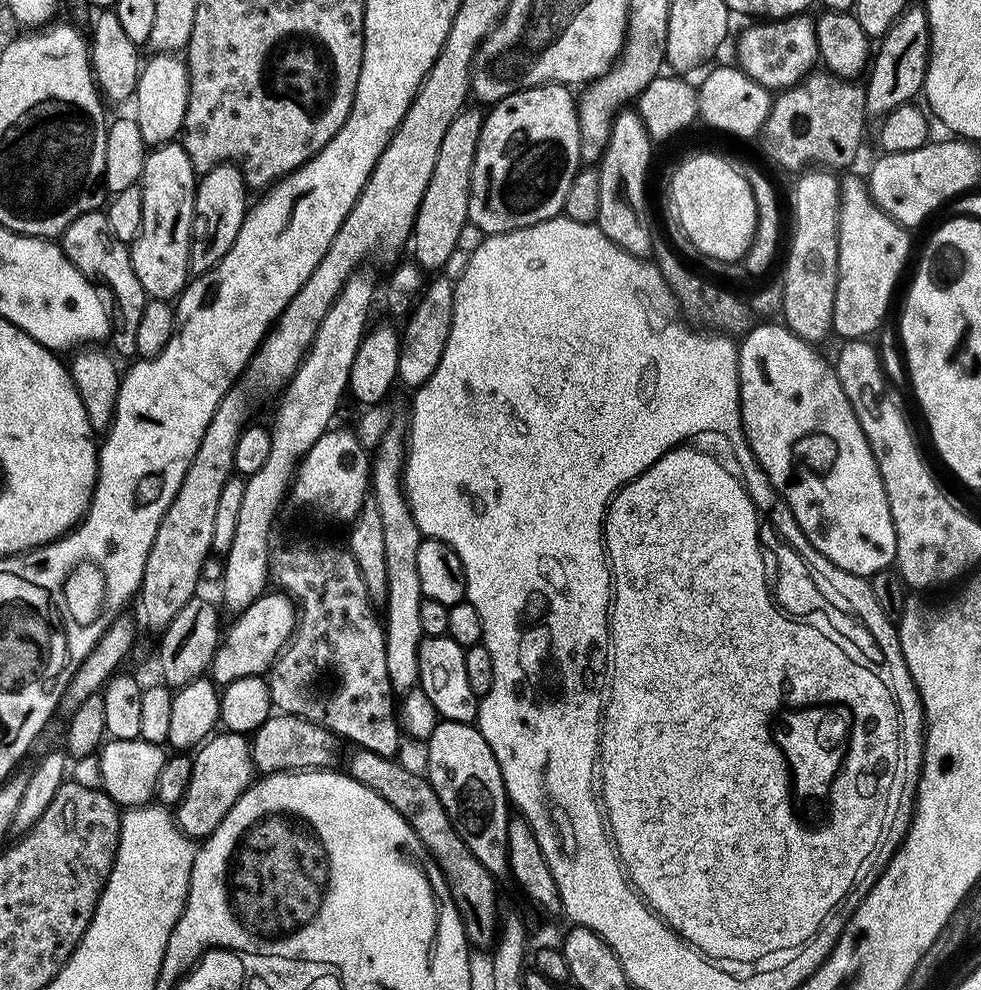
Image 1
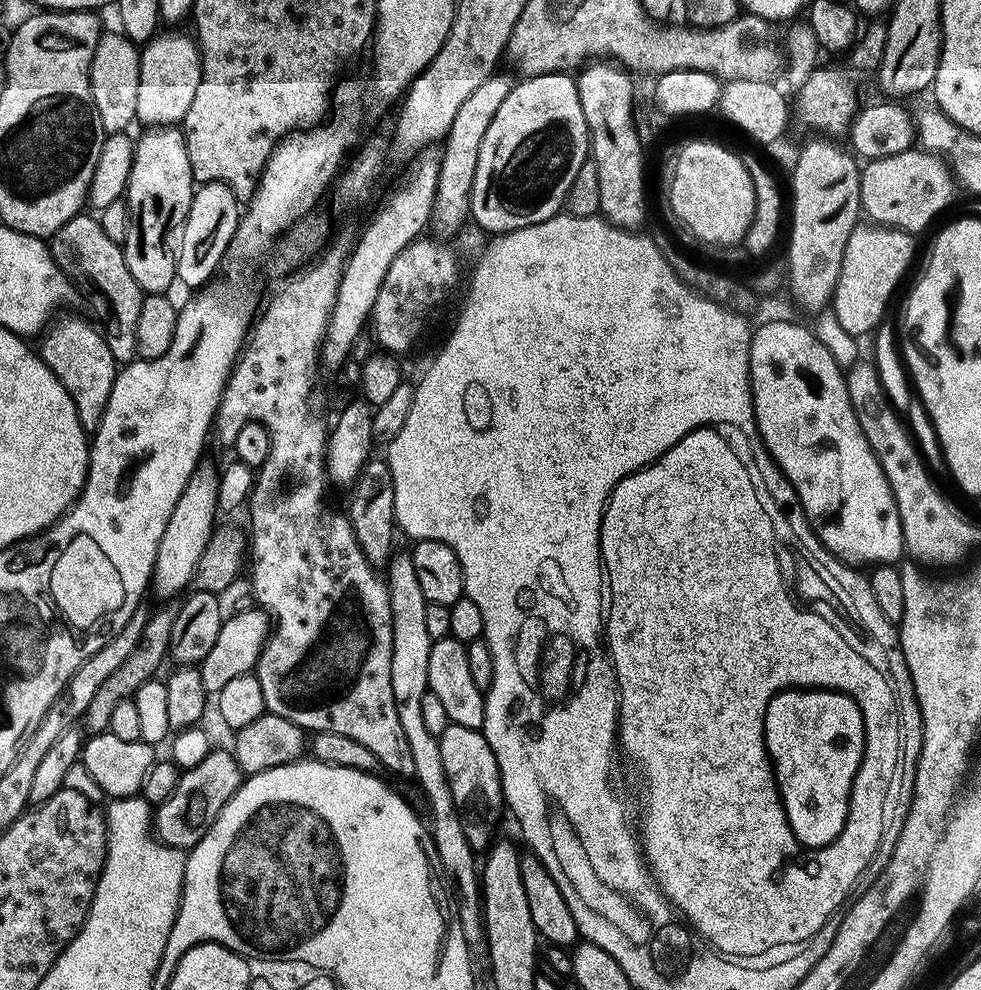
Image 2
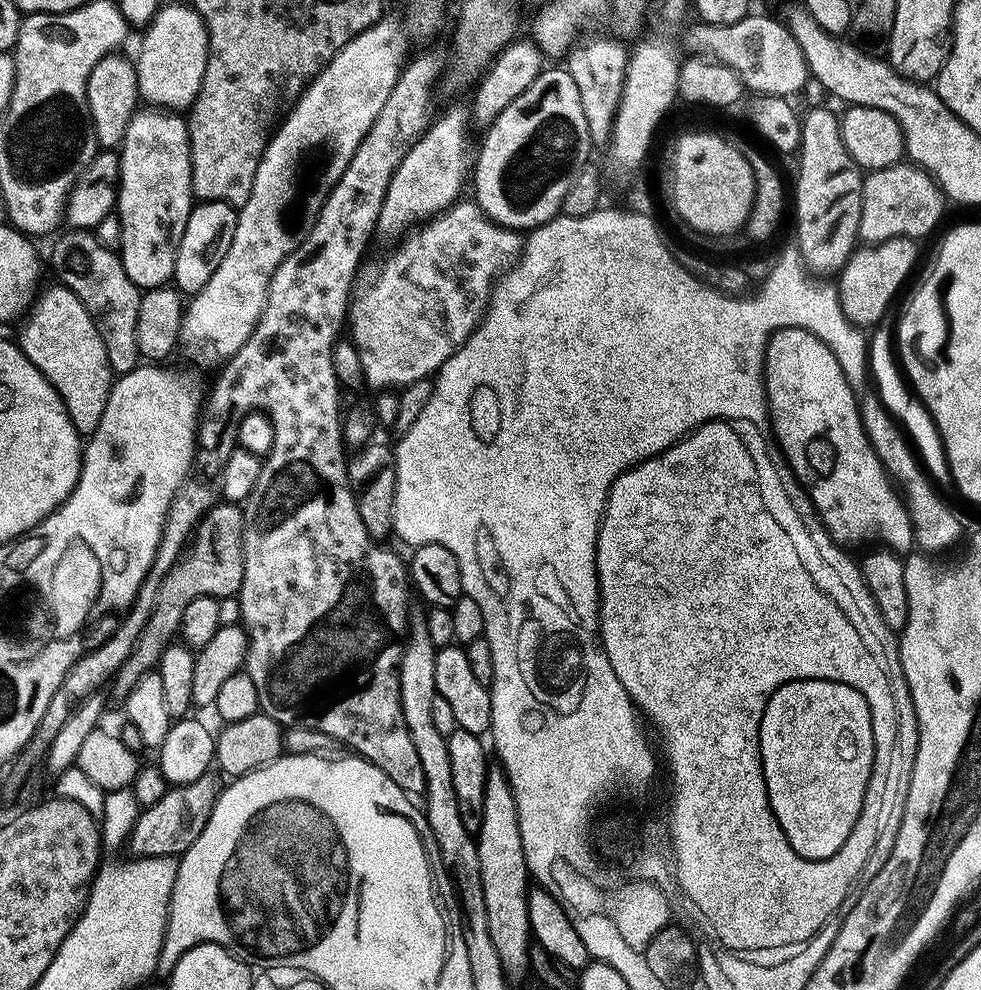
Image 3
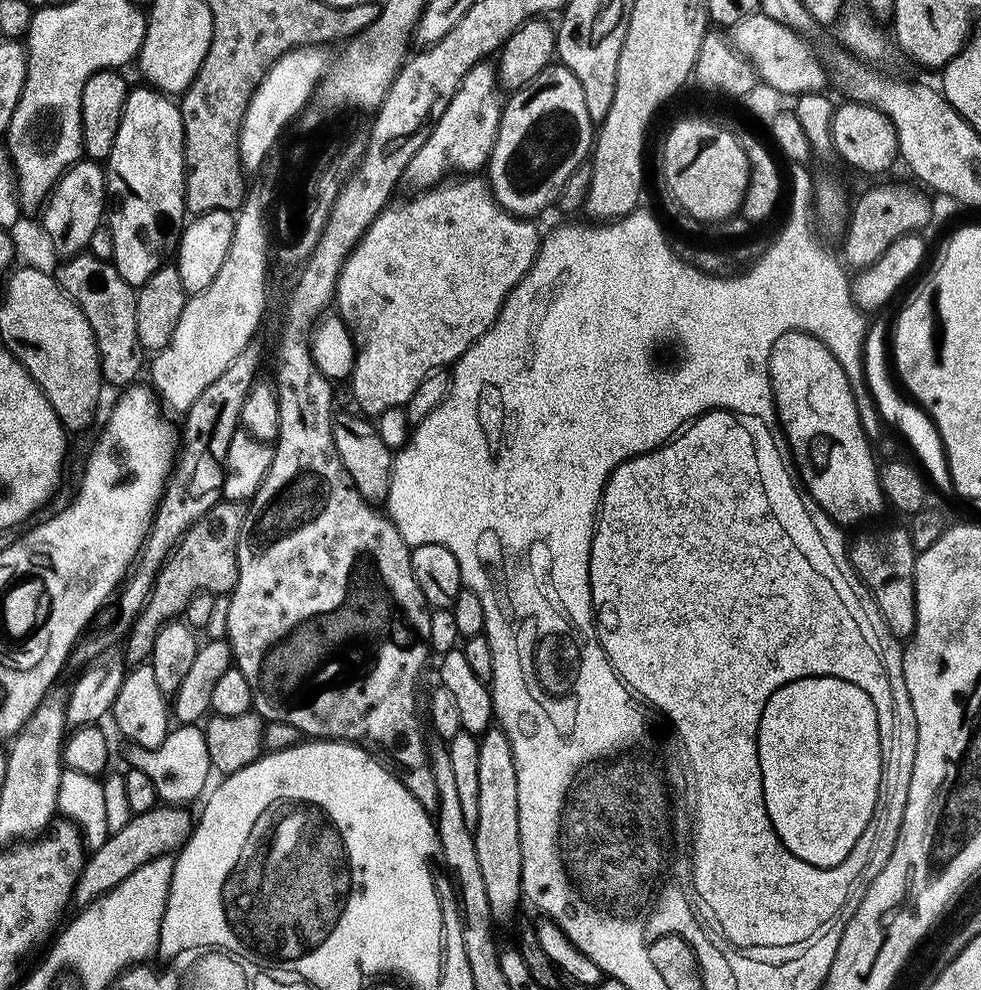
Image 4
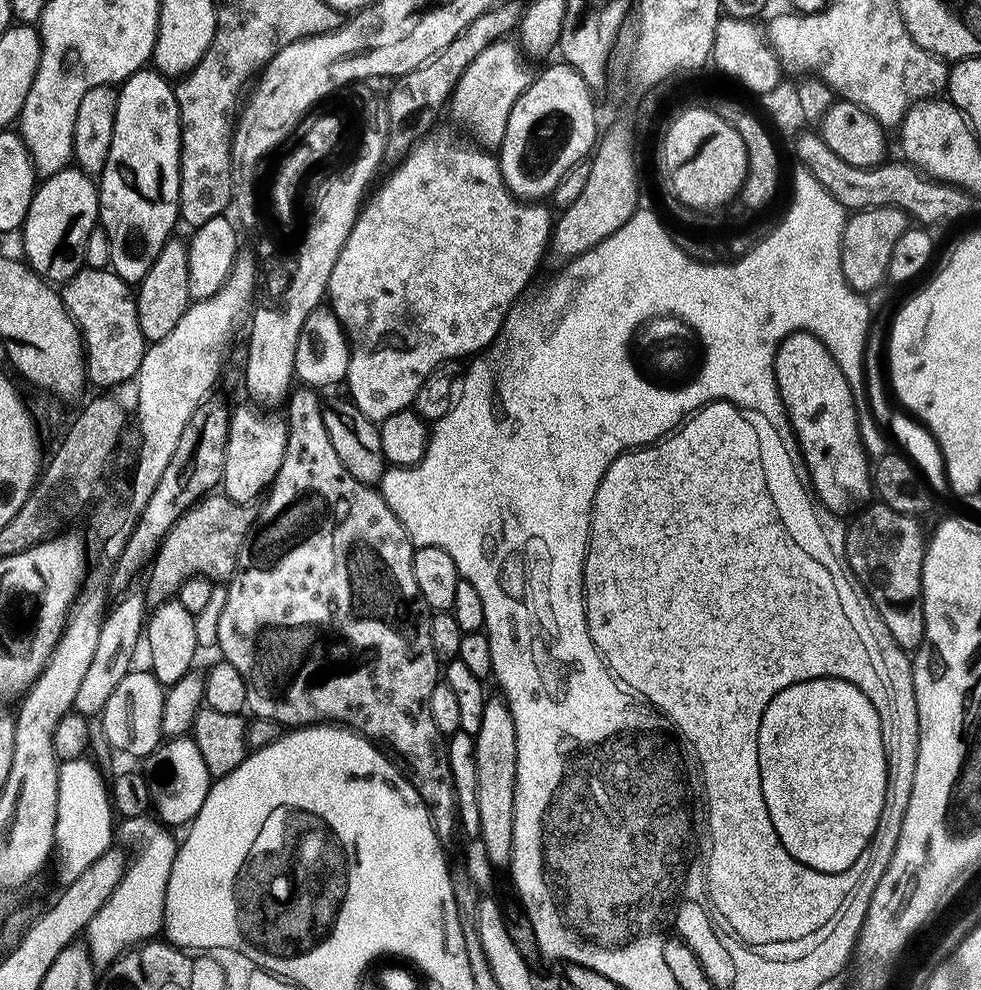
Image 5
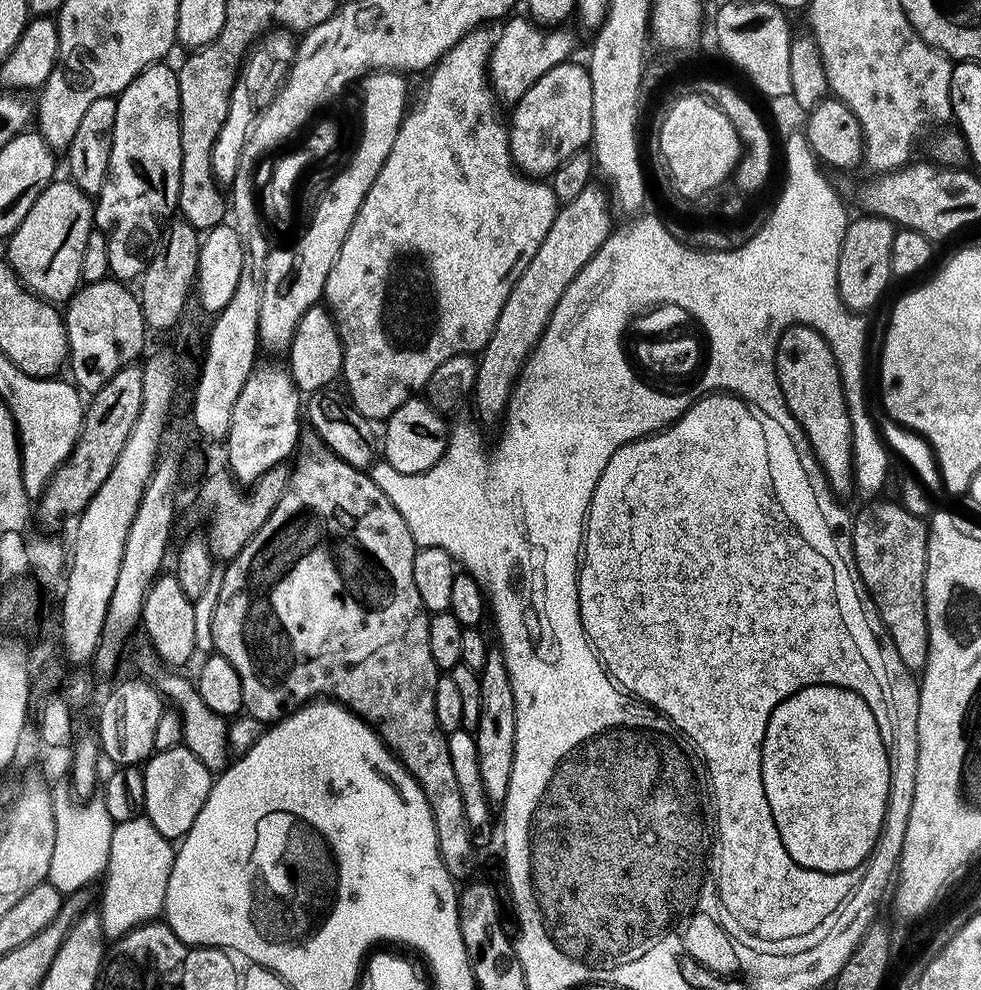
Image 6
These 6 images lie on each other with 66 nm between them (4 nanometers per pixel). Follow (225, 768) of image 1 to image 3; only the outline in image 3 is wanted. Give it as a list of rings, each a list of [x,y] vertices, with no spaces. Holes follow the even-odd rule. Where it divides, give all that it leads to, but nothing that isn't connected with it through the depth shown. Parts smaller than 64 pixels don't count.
[[[204,775],[189,784],[177,784],[169,787],[162,799],[154,802],[154,806],[143,809],[136,819],[132,833],[128,835],[126,848],[133,857],[142,856],[183,856],[194,842],[198,842],[198,834],[206,830],[206,822],[210,822],[210,814],[216,805],[218,787],[211,780],[211,775]]]

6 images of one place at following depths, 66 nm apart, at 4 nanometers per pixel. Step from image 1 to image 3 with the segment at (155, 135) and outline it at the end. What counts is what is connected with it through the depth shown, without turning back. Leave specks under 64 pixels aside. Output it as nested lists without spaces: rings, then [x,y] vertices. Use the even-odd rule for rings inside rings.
[[[165,3],[141,36],[138,56],[134,58],[141,99],[162,110],[187,111],[201,89],[208,61],[208,31],[204,19],[189,3]]]

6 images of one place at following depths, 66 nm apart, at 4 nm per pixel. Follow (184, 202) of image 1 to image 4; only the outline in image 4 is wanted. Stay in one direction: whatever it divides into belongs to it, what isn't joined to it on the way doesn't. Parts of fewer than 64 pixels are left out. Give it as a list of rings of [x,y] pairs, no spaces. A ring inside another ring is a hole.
[[[151,86],[143,87],[144,88],[133,87],[131,91],[129,91],[126,102],[124,103],[124,113],[118,122],[118,134],[114,134],[114,148],[110,150],[106,161],[108,200],[110,201],[110,207],[106,212],[106,226],[114,238],[114,254],[110,262],[118,270],[118,274],[122,274],[122,278],[126,278],[126,282],[133,286],[145,284],[150,278],[150,274],[154,274],[158,269],[165,267],[167,260],[164,259],[166,259],[167,256],[169,259],[170,253],[177,247],[182,225],[186,220],[186,209],[184,206],[184,127],[182,126],[180,106],[171,95],[165,95],[163,92],[159,92]]]

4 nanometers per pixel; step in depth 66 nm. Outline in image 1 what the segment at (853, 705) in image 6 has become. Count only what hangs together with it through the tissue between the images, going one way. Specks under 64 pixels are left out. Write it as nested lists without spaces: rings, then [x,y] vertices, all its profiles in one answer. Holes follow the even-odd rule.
[[[821,705],[789,710],[769,716],[768,721],[777,747],[787,758],[788,767],[792,771],[793,789],[806,798],[823,799],[827,797],[844,760],[845,746],[850,738],[848,713],[843,708]]]

